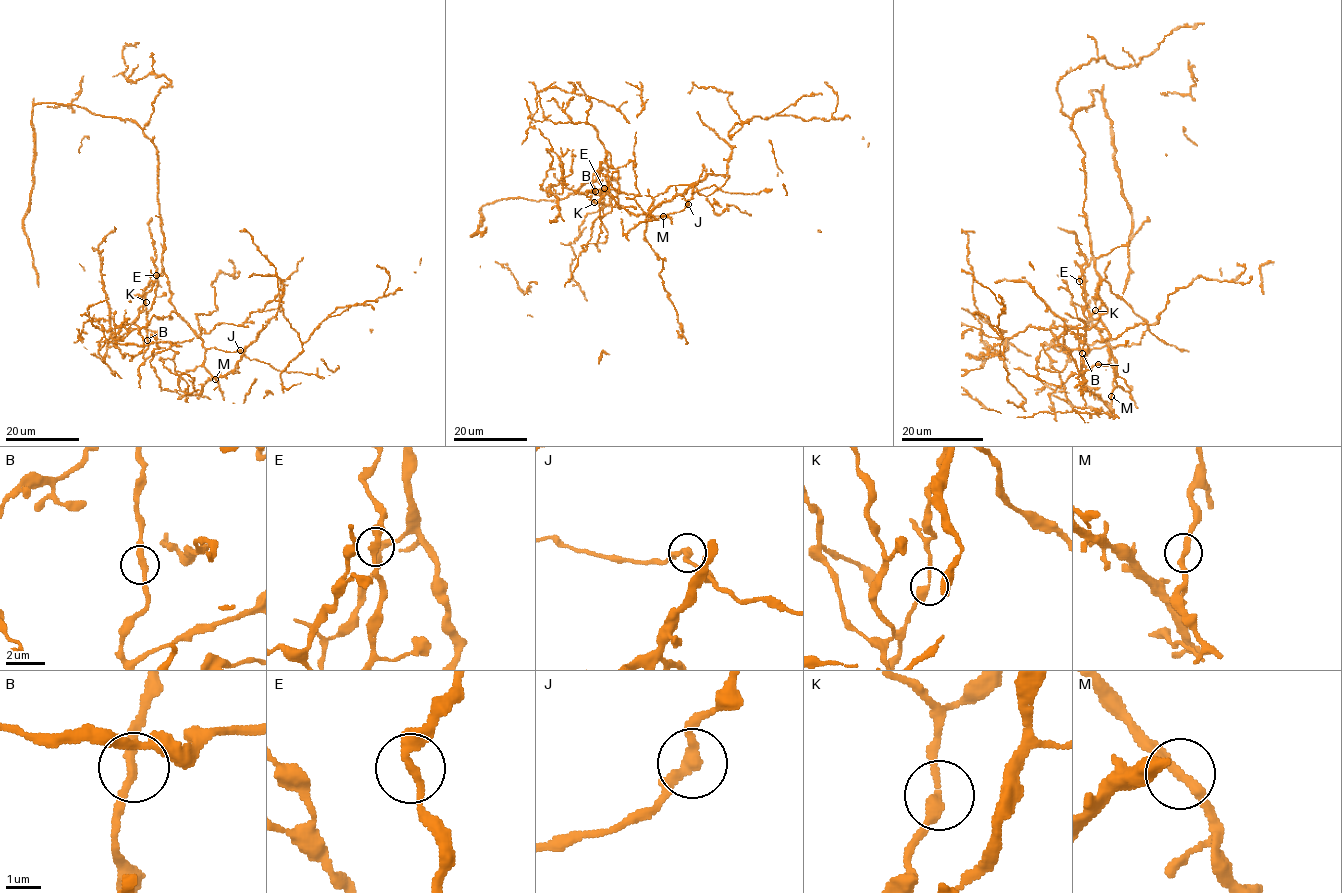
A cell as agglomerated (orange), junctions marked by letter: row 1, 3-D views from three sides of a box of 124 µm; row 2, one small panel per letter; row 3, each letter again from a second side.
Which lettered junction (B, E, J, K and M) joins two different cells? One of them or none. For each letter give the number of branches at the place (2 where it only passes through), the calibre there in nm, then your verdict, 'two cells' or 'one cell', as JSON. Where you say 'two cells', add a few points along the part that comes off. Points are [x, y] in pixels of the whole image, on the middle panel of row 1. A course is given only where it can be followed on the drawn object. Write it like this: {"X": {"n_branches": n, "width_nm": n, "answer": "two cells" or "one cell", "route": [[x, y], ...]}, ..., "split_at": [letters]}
{"B": {"n_branches": 2, "width_nm": 280, "answer": "one cell"}, "E": {"n_branches": 2, "width_nm": 280, "answer": "one cell"}, "J": {"n_branches": 2, "width_nm": 280, "answer": "one cell"}, "K": {"n_branches": 2, "width_nm": 300, "answer": "one cell"}, "M": {"n_branches": 2, "width_nm": 280, "answer": "one cell"}, "split_at": []}

